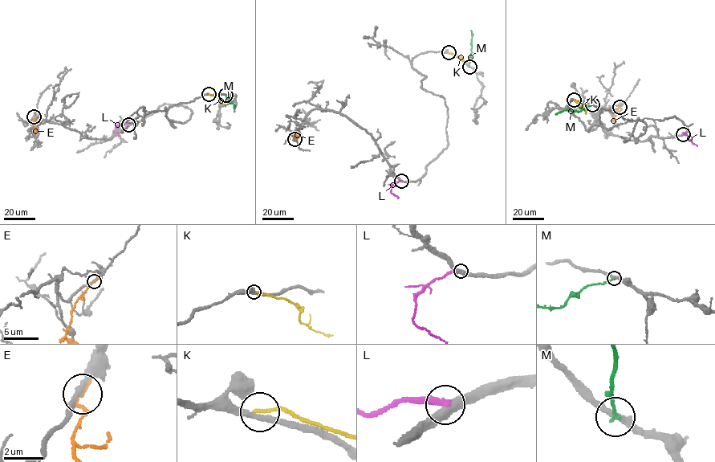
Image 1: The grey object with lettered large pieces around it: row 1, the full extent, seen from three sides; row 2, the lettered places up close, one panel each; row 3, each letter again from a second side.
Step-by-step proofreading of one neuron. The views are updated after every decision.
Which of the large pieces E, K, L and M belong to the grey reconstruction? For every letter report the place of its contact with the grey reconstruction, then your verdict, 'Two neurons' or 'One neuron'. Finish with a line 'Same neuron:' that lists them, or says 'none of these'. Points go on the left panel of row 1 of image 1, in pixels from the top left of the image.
E: Touches grey at (34, 116). Two neurons
K: Touches grey at (209, 94). Two neurons
L: Touches grey at (128, 124). Two neurons
M: Touches grey at (225, 95). Two neurons
Same neuron: none of these

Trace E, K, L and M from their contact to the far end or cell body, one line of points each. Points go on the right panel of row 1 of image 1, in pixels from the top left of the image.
E: (619, 107), (613, 120), (615, 121)
K: (574, 100), (585, 113)
L: (683, 134), (685, 133), (696, 146)
M: (592, 104), (579, 112), (566, 109), (555, 114)

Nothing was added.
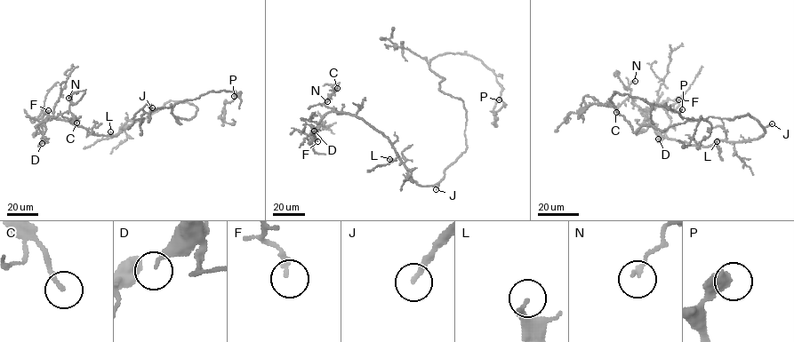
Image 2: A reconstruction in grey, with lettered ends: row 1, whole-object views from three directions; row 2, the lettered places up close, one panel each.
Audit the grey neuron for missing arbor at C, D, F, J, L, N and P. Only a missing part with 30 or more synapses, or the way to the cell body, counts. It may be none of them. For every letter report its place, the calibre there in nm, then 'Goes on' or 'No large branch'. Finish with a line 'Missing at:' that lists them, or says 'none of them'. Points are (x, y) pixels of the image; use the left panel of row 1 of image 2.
C: Place: (76, 123). Thickness 150 nm. No large branch
D: Place: (42, 143). Thickness 200 nm. No large branch
F: Place: (48, 110). Thickness 220 nm. No large branch
J: Place: (152, 107). Thickness 200 nm. Goes on
L: Place: (110, 131). Thickness 280 nm. No large branch
N: Place: (68, 98). Thickness 150 nm. No large branch
P: Place: (234, 96). Thickness 500 nm. No large branch
Missing at: J

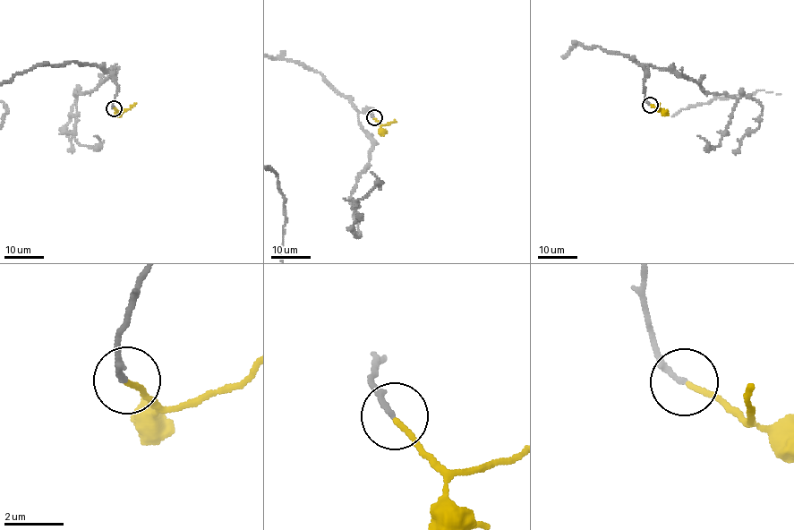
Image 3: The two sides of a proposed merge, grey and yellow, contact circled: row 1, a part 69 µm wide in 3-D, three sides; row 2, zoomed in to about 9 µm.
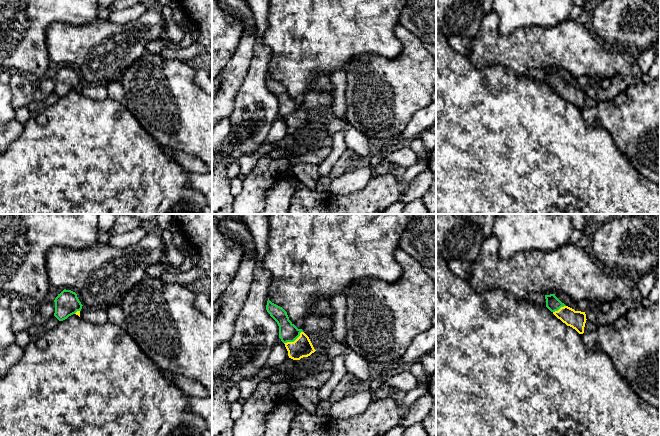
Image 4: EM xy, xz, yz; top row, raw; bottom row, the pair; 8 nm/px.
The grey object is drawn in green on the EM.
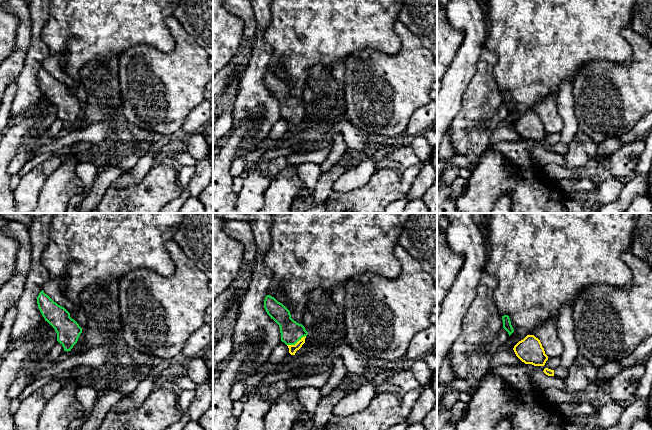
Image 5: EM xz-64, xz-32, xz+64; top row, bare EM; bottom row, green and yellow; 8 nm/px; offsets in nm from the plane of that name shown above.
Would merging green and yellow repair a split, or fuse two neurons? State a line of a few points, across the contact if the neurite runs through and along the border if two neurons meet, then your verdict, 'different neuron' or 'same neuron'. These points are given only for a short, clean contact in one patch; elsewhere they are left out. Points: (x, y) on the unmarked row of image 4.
xz (288, 108), (293, 117), (302, 123) | same neuron

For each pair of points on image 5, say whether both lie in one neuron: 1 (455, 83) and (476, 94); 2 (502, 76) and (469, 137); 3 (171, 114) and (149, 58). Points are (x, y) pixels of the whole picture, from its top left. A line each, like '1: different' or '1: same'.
1: different
2: different
3: same

